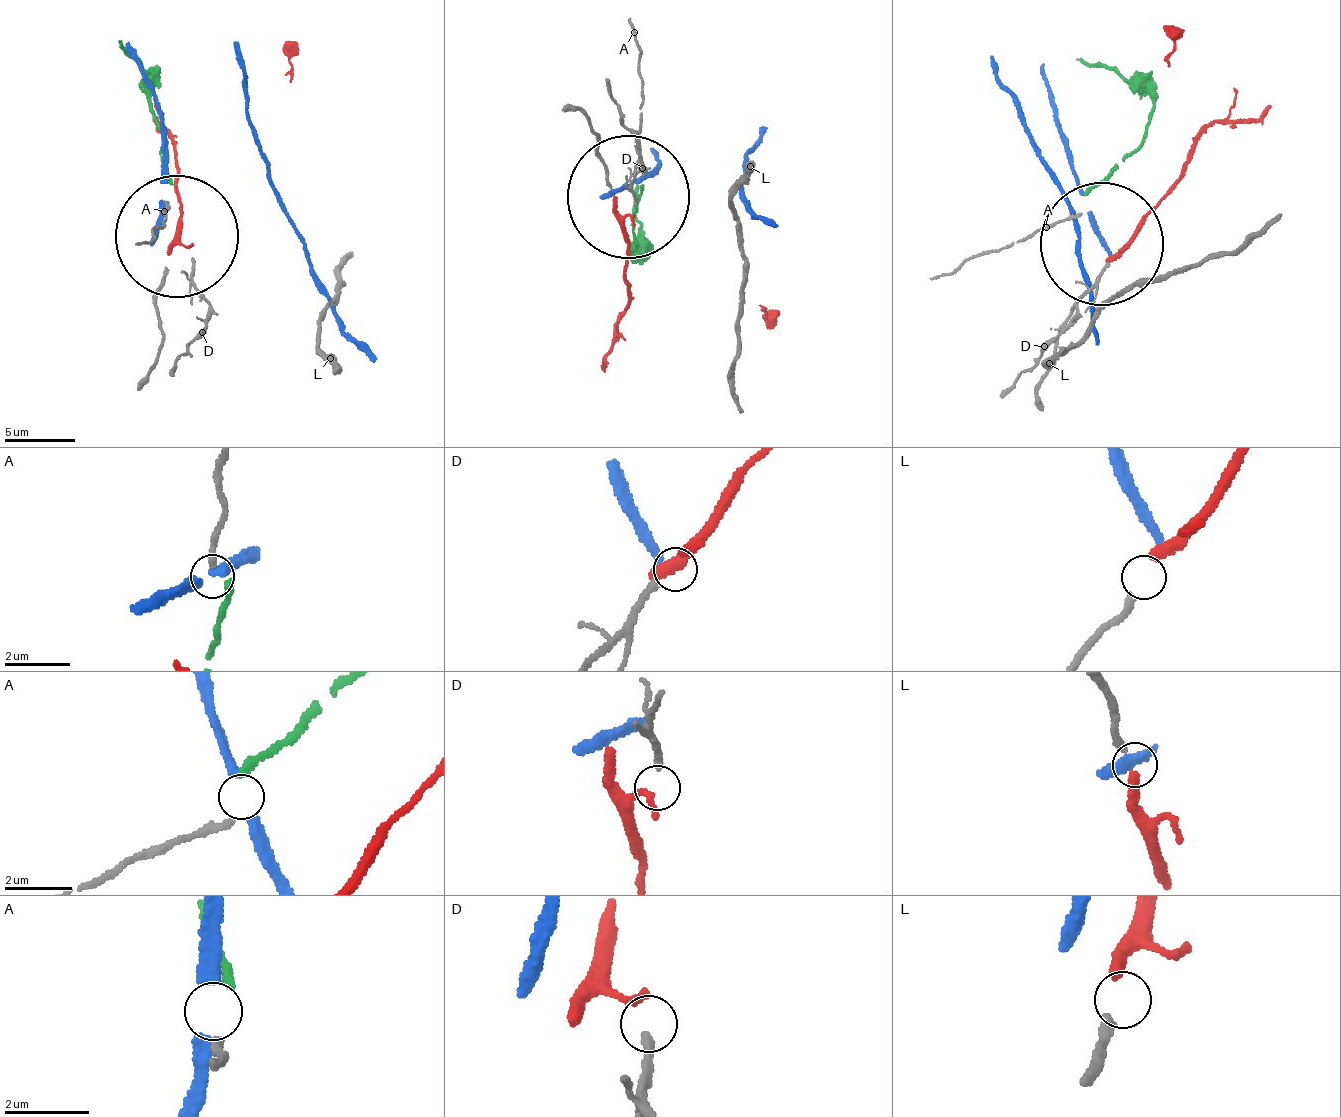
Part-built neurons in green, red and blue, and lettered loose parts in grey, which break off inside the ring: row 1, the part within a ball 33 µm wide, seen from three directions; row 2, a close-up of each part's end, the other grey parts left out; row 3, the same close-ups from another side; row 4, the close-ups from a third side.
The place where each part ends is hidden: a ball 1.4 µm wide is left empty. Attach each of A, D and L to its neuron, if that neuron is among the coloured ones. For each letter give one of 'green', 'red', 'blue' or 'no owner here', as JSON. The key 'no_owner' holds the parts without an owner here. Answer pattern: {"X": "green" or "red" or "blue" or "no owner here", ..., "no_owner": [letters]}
{"A": "green", "D": "no owner here", "L": "no owner here", "no_owner": ["D", "L"]}

